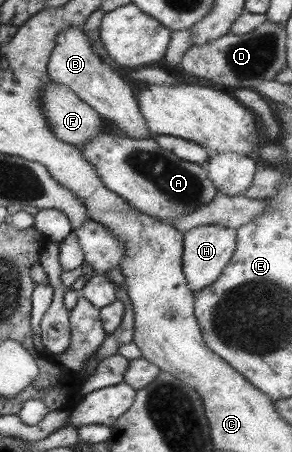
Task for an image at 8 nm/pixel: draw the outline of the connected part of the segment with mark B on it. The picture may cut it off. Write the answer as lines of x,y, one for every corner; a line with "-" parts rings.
61,28
61,32
53,38
53,50
49,52
46,71
49,80
67,87
77,98
97,112
103,121
117,128
122,136
133,140
151,138
131,87
125,83
122,74
105,65
93,52
82,28

